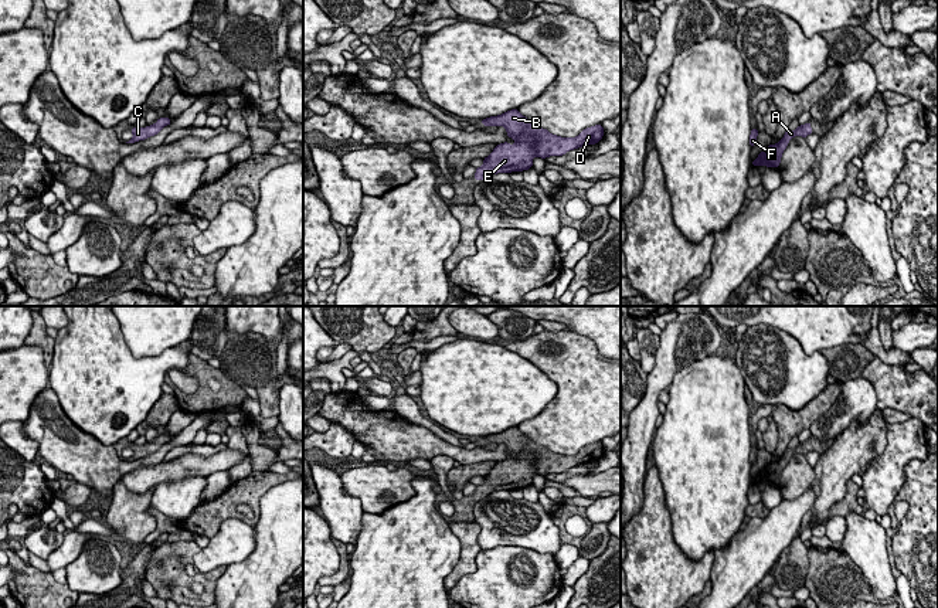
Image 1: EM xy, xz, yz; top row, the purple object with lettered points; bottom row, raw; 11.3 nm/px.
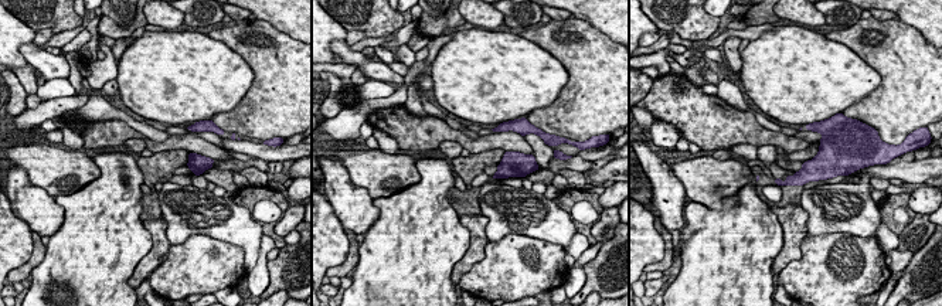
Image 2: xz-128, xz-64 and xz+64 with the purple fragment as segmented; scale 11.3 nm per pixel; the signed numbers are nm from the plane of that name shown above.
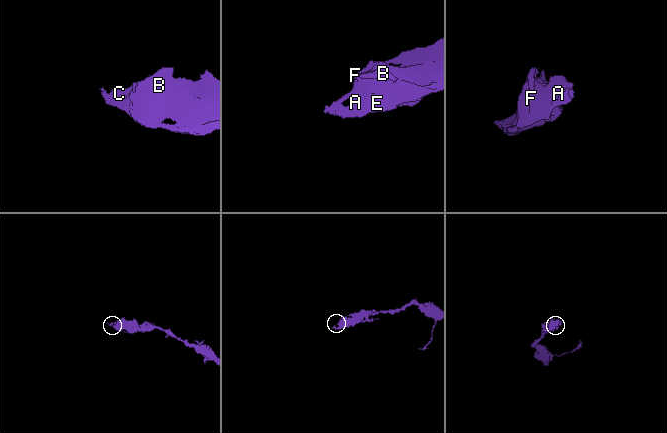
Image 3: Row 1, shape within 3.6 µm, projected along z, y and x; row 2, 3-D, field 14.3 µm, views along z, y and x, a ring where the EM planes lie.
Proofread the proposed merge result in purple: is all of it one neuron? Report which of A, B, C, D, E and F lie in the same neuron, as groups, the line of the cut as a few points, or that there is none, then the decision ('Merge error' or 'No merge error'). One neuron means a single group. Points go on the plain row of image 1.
Groups: A B C D E F. No split. No merge error

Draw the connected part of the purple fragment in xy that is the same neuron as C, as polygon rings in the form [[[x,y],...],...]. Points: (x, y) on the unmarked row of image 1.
[[[159,435],[157,439],[154,442],[146,444],[146,445],[133,445],[132,444],[132,451],[133,455],[126,459],[129,462],[139,459],[139,458],[145,458],[150,454],[157,452],[164,444],[170,442],[171,438],[169,435]]]

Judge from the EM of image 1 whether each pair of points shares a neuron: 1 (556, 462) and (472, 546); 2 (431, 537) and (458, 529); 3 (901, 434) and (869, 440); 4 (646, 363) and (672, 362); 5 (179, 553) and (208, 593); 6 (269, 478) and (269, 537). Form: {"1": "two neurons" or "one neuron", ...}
{"1": "two neurons", "2": "two neurons", "3": "two neurons", "4": "two neurons", "5": "one neuron", "6": "two neurons"}

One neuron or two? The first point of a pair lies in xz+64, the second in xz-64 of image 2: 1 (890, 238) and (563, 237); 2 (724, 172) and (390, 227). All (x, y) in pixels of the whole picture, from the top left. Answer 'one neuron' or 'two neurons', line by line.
1: two neurons
2: two neurons

